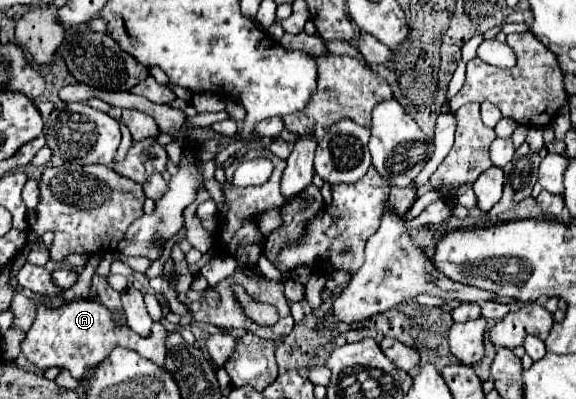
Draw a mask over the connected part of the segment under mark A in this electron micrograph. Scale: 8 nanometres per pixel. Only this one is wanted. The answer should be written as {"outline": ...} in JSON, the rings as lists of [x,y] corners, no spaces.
{"outline":[[[34,298],[36,304],[36,320],[32,328],[26,332],[26,338],[20,342],[22,354],[40,370],[50,366],[70,370],[72,378],[82,378],[84,368],[92,368],[100,364],[116,346],[136,350],[142,358],[164,368],[166,362],[166,328],[162,324],[152,326],[152,334],[148,338],[132,332],[128,324],[116,324],[112,310],[96,300],[64,300],[62,306],[50,308],[42,302],[42,298]]]}

